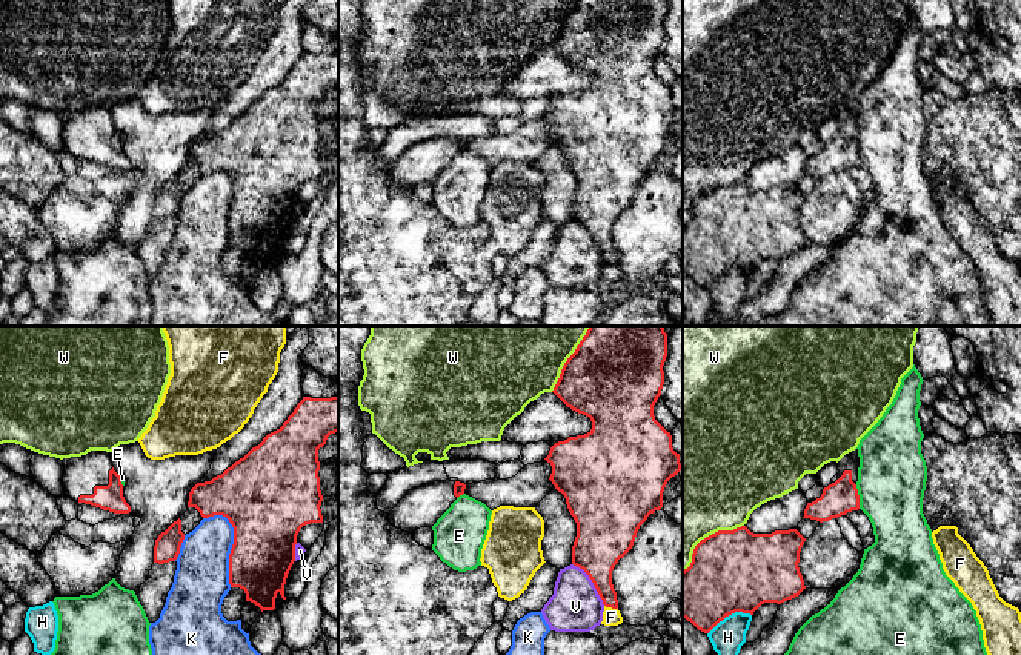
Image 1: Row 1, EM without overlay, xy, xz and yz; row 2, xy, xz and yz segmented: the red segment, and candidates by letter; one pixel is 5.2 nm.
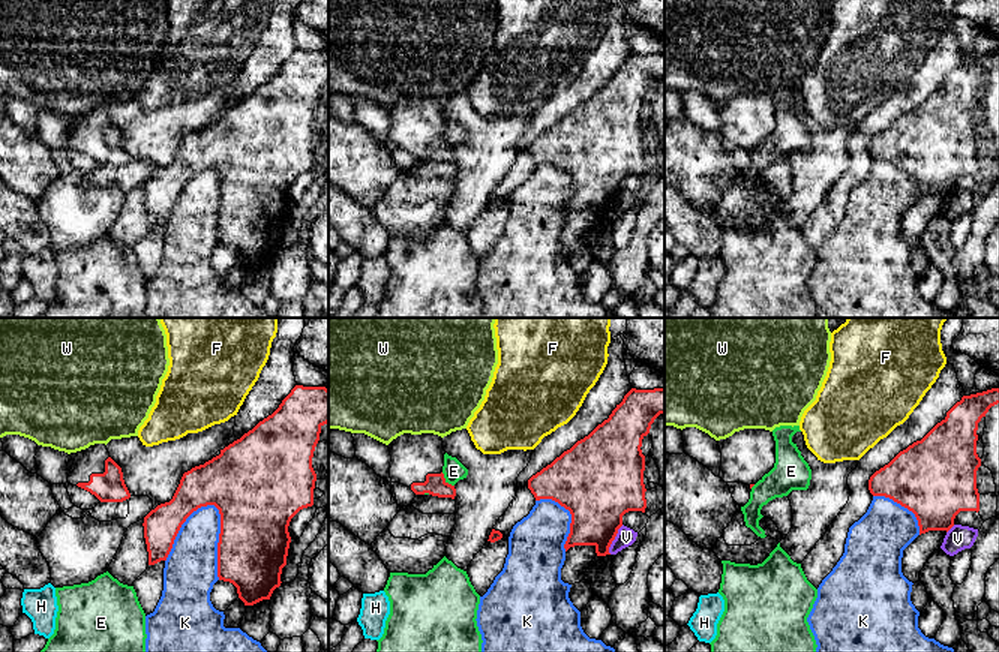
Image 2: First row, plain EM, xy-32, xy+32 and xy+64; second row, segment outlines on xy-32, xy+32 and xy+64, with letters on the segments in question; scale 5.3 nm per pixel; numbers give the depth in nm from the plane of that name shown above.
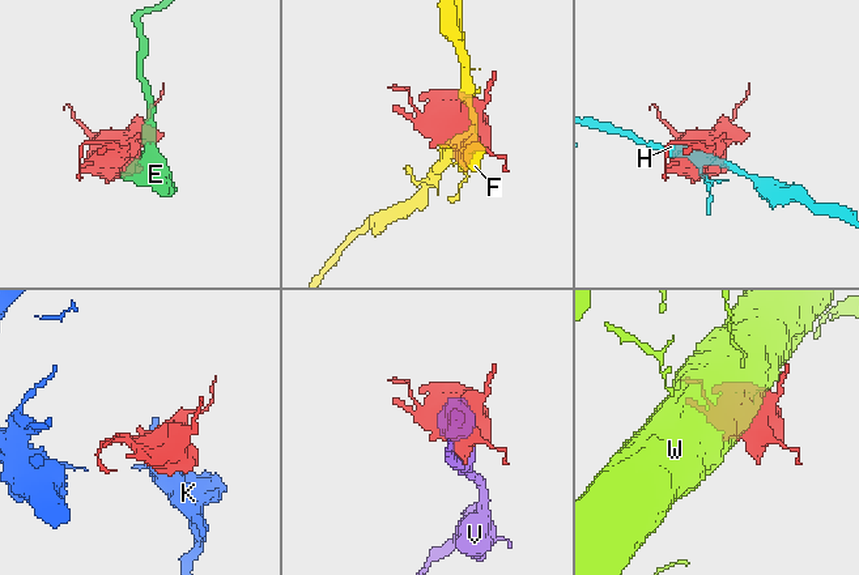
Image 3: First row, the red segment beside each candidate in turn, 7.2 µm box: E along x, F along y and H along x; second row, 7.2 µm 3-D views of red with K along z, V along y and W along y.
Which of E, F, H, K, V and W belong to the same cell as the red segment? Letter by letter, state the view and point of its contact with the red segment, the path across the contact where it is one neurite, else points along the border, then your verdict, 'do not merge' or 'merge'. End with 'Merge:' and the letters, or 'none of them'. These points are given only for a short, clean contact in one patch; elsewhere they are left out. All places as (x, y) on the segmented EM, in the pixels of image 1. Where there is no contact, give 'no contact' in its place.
E: contact yz (858, 497); border yz (855, 485), (860, 508); do not merge
F: contact xz (611, 606); border xz (605, 605), (617, 609); do not merge
H: contact yz (729, 614); do not merge
K: contact xy (234, 541); do not merge
V: contact xz (592, 581); do not merge
W: contact yz (706, 537); do not merge
Merge: none of them

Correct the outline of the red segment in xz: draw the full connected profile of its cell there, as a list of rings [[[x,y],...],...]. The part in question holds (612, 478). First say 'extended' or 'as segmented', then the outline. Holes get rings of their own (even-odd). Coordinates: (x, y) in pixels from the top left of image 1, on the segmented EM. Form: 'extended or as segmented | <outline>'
as segmented | [[[589,326],[552,391],[592,421],[587,434],[555,443],[544,460],[552,466],[549,480],[564,495],[577,523],[572,564],[589,575],[603,604],[612,609],[618,609],[612,584],[615,564],[632,549],[647,517],[663,507],[667,481],[683,469],[670,432],[654,415],[666,357],[663,326]]]

